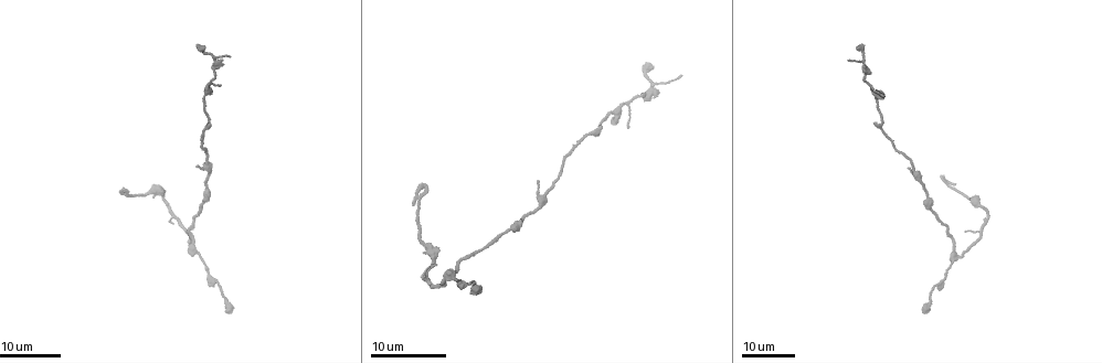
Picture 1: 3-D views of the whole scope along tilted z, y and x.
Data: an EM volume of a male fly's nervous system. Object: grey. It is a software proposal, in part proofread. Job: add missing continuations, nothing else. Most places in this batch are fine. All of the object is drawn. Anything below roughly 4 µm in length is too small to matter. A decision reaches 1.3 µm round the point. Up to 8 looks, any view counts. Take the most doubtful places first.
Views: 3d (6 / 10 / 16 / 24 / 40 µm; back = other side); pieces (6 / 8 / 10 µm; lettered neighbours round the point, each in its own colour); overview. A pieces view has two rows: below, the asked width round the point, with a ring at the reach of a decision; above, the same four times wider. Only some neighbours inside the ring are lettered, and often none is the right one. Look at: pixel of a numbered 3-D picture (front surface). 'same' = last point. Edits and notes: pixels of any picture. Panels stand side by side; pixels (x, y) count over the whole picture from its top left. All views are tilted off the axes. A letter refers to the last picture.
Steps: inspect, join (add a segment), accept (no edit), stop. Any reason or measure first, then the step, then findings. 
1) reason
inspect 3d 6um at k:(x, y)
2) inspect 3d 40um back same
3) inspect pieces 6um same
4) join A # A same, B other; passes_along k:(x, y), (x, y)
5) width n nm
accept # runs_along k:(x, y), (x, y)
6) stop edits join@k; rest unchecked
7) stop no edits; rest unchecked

an open end
inspect 3d 24um at 1:(123, 191)

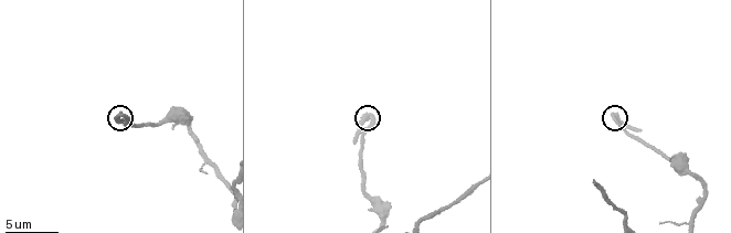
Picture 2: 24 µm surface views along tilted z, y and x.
inspect pieces 10um at 2:(612, 112)

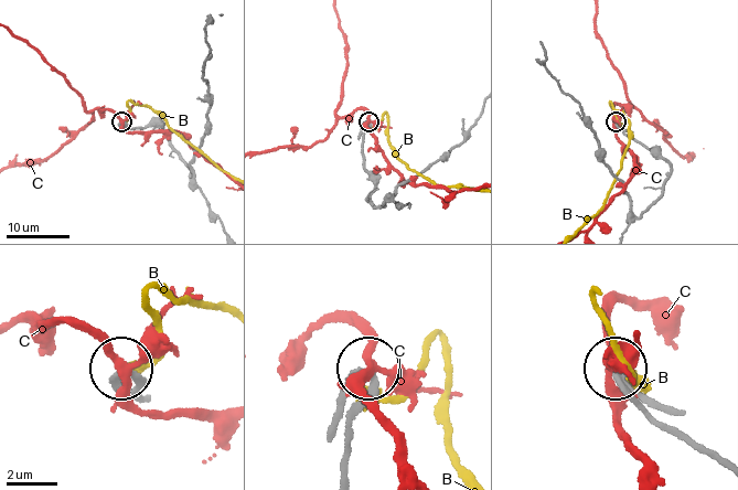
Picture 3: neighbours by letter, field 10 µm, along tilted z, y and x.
accept # B other, C other; none of them fits

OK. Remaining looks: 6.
an open end
inspect 3d 24um at 1:(861, 46)

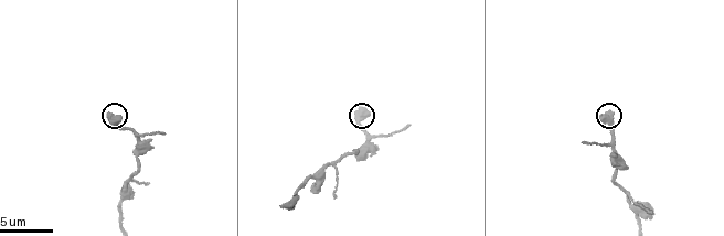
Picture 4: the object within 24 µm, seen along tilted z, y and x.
inspect pieces 6um at 4:(610, 115)

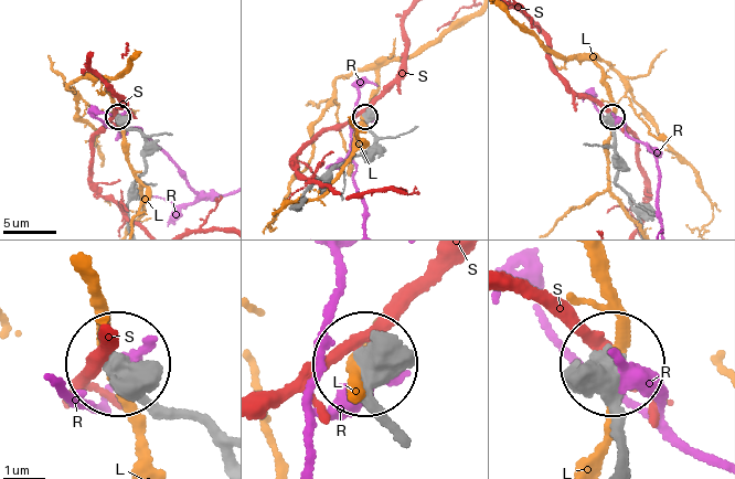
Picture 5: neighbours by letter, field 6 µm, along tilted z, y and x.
accept # L other, R other, S other; runs_along 5:(385, 422), (365, 368); none of them fits

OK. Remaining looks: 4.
an open end
inspect 3d 16um at 1:(196, 166)

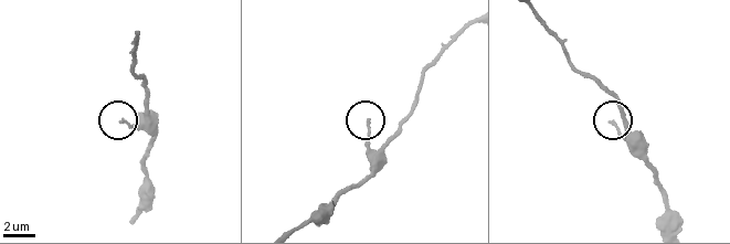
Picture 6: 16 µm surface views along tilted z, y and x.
see the neighbours
inspect pieces 10um at 6:(368, 121)

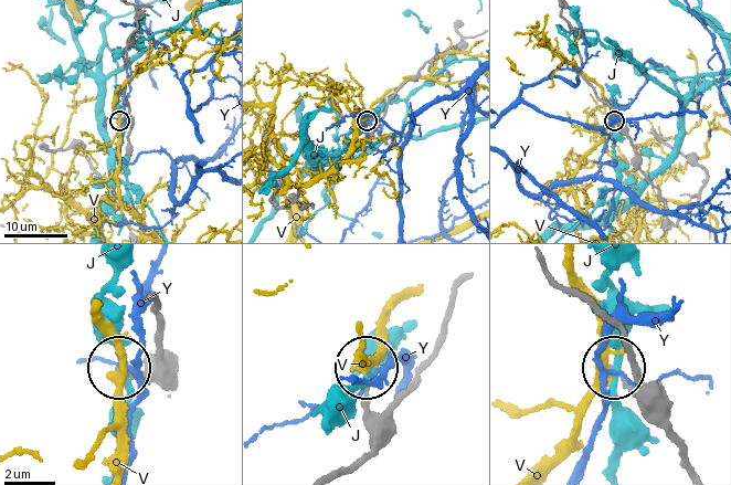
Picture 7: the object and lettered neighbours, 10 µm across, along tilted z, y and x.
accept # J other, V other, Y other; runs_along 7:(696, 473), (670, 430), (615, 371); none of them fits

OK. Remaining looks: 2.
branch stops here
inspect 3d 6um at 4:(408, 123)

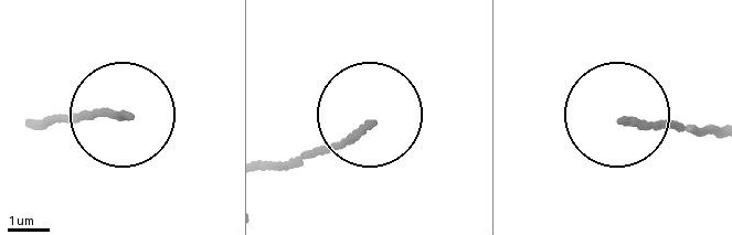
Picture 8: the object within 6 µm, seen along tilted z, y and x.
see the neighbours
inspect pieces 10um at 8:(626, 117)

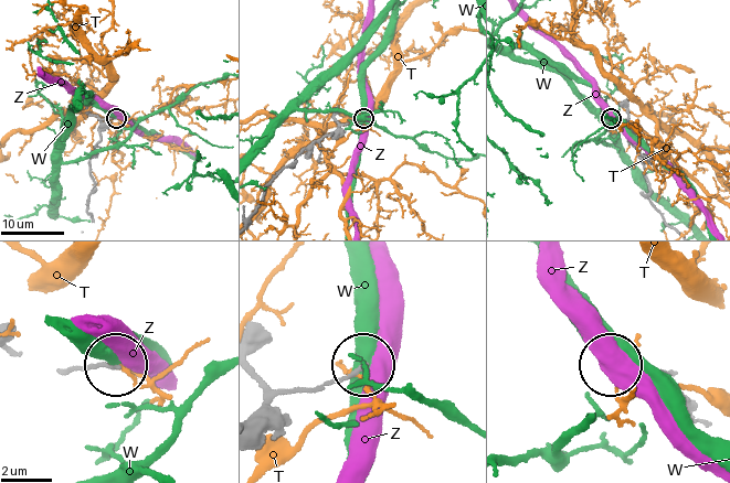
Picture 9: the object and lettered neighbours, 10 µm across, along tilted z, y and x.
width 130 nm
accept # T other, W other, Z other; none of them fits

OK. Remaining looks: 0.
stop no edits; rest unchecked

